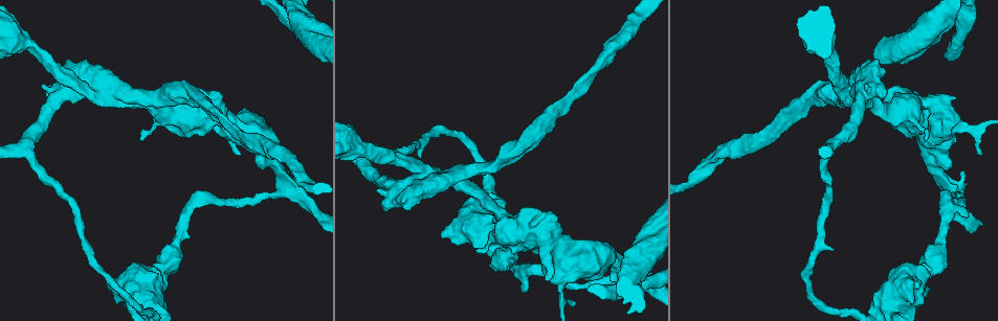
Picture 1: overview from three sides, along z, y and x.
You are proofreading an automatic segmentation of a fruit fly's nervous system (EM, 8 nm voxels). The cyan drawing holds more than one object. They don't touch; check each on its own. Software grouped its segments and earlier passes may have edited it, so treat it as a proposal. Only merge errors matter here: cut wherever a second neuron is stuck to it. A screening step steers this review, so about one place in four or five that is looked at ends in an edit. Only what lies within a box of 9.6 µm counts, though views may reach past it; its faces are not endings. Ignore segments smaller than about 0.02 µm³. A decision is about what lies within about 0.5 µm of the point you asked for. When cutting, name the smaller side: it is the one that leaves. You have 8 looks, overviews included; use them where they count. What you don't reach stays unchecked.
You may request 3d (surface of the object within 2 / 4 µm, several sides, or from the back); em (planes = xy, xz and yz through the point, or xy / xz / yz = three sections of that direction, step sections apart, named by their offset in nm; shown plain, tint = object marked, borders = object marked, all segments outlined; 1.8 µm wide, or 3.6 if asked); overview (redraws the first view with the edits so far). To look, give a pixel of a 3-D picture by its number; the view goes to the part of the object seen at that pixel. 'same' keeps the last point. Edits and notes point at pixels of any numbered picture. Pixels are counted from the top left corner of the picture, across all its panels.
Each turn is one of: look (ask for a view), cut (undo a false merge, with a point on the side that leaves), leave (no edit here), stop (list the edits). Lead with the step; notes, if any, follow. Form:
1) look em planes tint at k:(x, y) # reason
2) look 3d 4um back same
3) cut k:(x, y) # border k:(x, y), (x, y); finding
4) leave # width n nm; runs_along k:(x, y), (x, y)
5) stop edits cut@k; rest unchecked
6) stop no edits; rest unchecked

look em planes tint at 1:(125, 294) # closes a loop

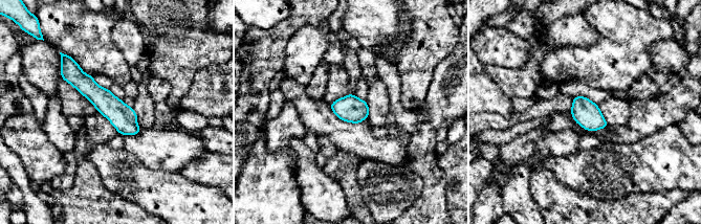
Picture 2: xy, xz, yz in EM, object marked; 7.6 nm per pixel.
leave # continuous, no second neuron

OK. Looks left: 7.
look 3d 4um at 1:(938, 103) # calibre changes

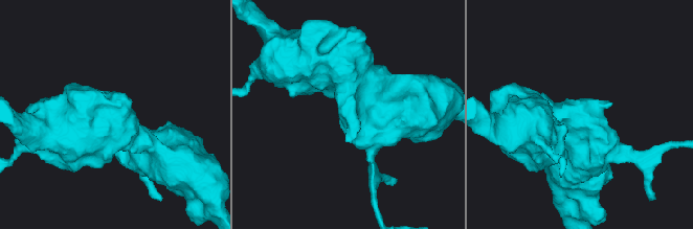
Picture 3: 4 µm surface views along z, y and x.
look em 3.6um planes tint at 3:(350, 113) # need the tissue

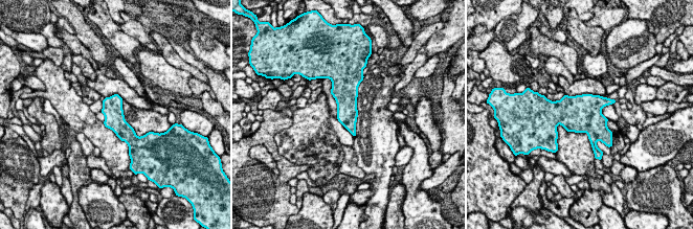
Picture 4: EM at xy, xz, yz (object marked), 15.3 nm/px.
leave # width 320 nm; one neuron here

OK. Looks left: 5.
look em xz step 8 tint at 1:(450, 177) # sharp bend

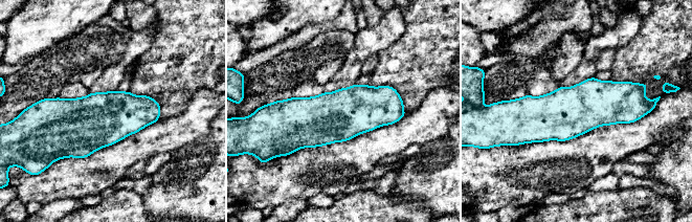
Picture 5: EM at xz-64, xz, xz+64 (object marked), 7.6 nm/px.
look em planes borders same

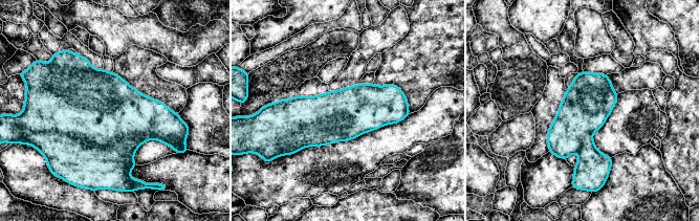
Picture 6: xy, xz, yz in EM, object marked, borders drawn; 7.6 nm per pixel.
cut 6:(95, 113) # width 380 nm; border 6:(43, 131), (137, 147); a second neuron is stuck on

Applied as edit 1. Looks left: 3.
look 3d 4um at 1:(638, 270) # thick turns thin

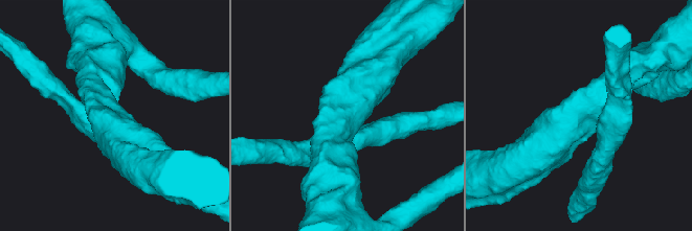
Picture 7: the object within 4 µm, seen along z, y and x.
look em 3.6um xz step 8 tint at 7:(582, 114) # arms 4; now the EM

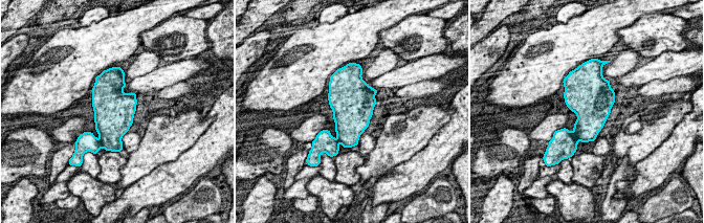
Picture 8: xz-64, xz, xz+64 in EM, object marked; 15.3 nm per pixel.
cut 8:(564, 143) # border 8:(573, 132), (579, 140); two neurons meet here

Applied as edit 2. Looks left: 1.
stop edits cut@6, cut@8; rest unchecked

